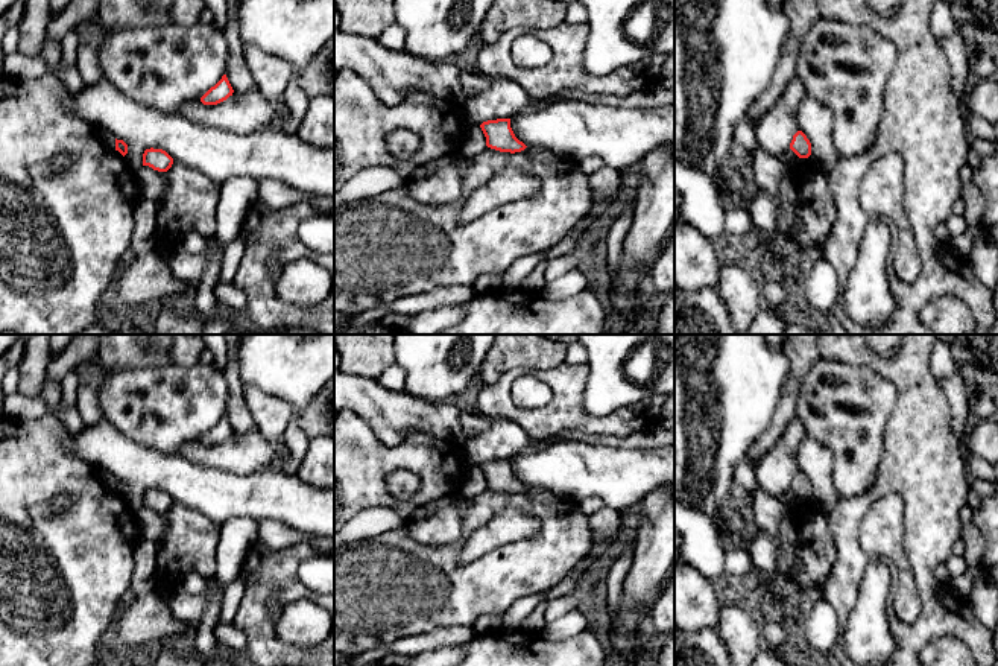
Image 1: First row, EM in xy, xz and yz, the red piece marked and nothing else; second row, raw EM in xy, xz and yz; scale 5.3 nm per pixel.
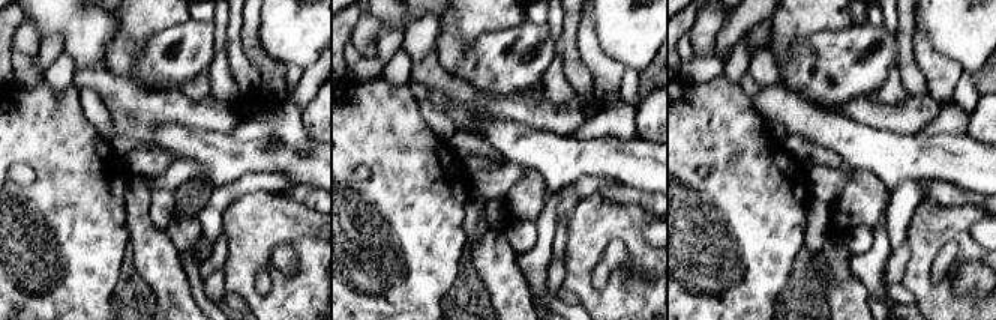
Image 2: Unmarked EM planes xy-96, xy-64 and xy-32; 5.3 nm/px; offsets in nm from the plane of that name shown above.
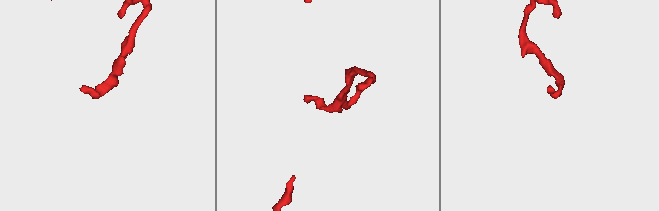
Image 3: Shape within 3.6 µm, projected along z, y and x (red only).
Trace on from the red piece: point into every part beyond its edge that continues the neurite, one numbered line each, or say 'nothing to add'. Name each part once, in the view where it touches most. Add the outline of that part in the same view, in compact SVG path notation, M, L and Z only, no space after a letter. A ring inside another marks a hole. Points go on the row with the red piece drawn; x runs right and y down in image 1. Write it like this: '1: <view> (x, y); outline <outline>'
nothing to add

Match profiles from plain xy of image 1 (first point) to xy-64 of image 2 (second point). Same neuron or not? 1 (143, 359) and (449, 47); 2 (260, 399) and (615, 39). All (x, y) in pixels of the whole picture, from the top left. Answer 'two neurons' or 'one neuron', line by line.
1: one neuron
2: two neurons

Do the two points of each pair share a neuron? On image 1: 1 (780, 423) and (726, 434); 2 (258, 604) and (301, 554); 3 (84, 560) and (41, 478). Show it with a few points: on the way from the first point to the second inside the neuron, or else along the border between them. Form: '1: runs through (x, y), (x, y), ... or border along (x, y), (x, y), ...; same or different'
1: border along (781, 393), (772, 421), (752, 444), (748, 456); different
2: runs through (262, 590), (287, 564); same
3: runs through (84, 534), (84, 496), (67, 479); same

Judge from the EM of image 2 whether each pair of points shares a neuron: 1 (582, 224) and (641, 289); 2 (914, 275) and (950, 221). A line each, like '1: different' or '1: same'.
1: same
2: same

